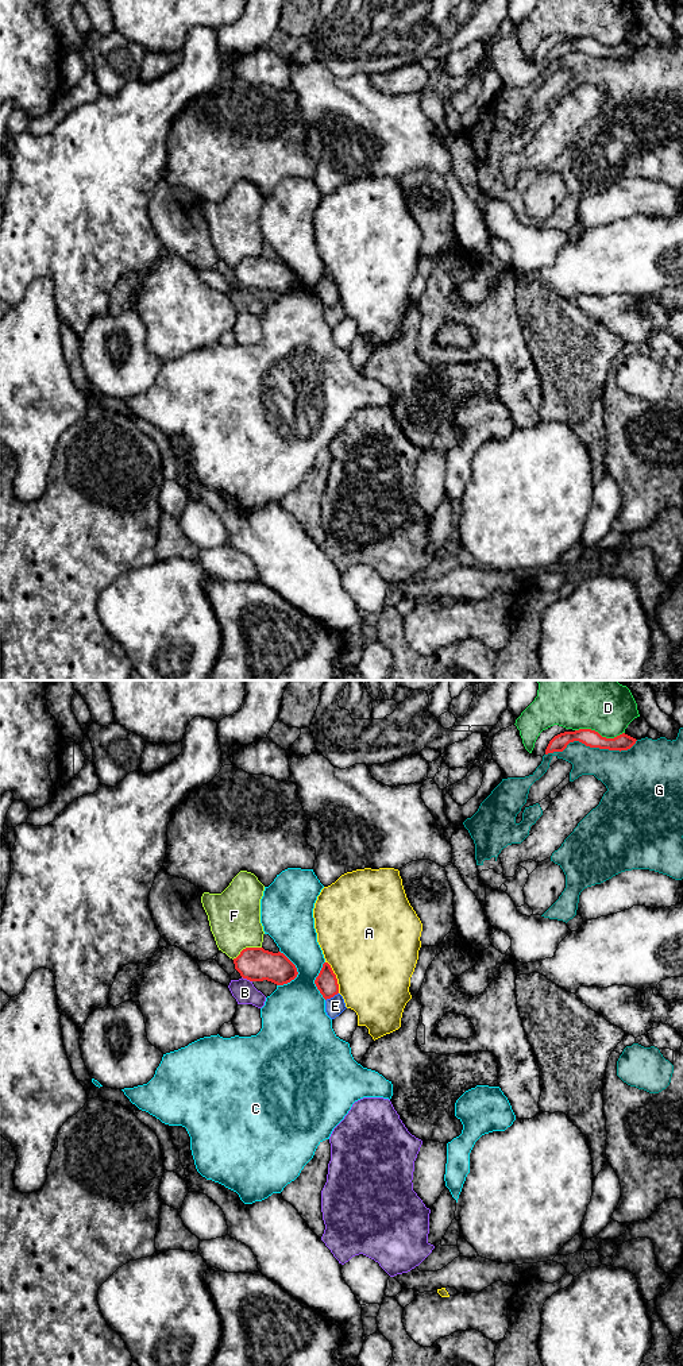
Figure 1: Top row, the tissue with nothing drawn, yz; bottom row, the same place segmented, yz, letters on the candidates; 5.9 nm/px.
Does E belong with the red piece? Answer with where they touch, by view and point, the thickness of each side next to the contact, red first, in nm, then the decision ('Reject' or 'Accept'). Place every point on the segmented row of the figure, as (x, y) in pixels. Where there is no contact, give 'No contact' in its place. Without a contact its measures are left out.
Touches red at yz (331, 996). Thickness 130 nm (red) against 110 nm. Accept

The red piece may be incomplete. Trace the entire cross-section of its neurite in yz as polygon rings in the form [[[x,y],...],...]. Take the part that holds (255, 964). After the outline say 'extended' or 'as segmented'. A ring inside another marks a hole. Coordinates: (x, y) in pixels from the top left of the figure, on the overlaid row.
[[[246,948],[234,958],[235,969],[250,981],[271,981],[283,985],[298,975],[296,965],[281,952],[263,948]]] | as segmented

